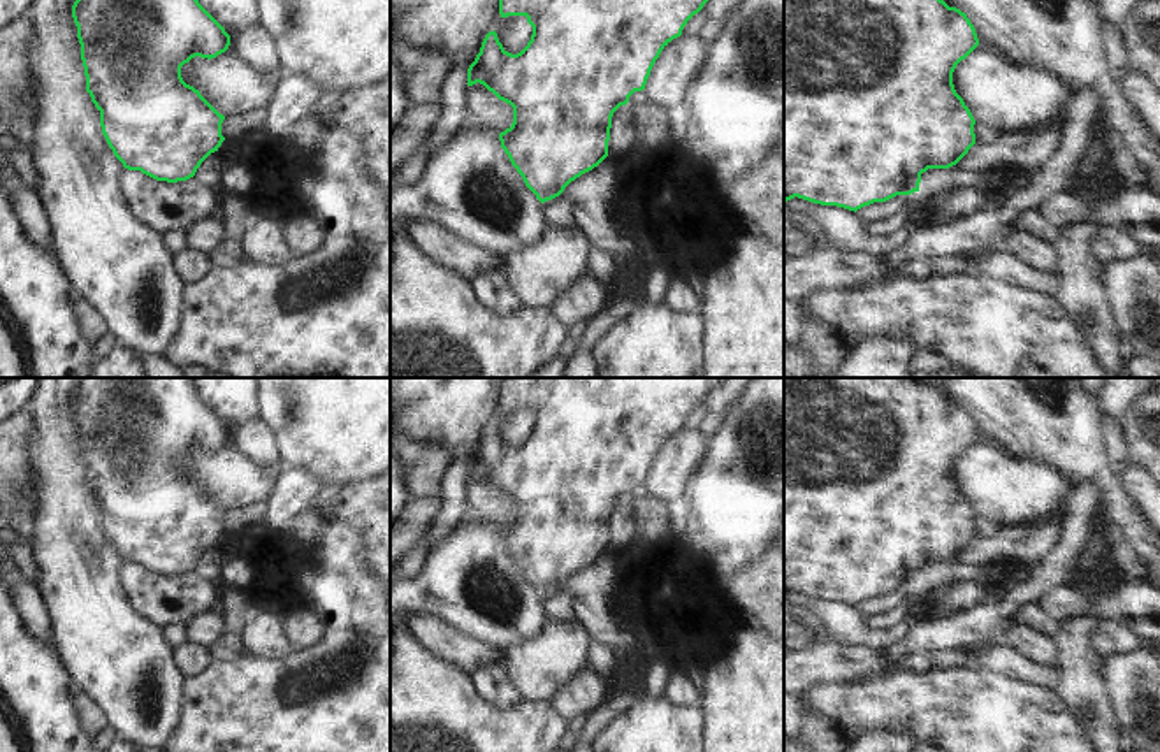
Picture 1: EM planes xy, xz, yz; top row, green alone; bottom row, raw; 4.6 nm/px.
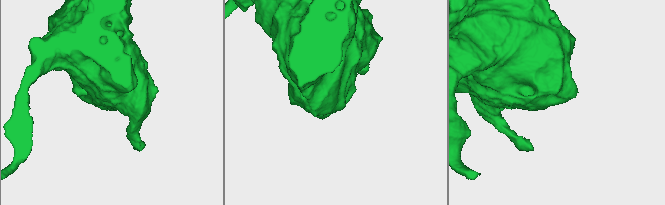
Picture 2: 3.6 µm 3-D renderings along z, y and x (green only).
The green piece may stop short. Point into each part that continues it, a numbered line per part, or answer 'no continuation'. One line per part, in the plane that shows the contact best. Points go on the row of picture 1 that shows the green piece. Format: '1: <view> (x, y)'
no continuation.

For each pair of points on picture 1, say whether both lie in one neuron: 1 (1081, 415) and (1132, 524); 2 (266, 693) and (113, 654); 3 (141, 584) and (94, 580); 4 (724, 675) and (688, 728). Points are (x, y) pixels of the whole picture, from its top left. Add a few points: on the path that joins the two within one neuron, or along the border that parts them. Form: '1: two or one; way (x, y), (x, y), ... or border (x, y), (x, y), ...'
1: one; way (1081, 441), (1081, 454), (1104, 477), (1113, 498)
2: two; border (187, 680), (178, 721)
3: two; border (123, 561), (120, 570), (123, 592), (143, 617)
4: two; border (698, 707), (703, 733)

